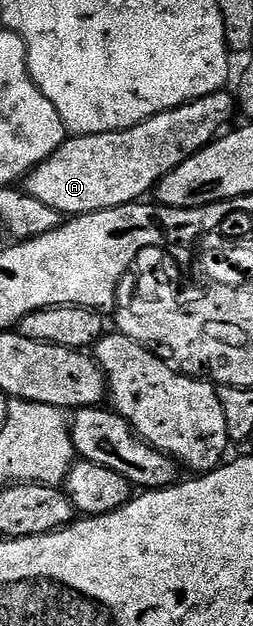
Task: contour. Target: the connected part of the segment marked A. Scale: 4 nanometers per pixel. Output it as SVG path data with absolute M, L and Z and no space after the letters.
M221 91L194 99L189 105L162 111L129 129L89 137L69 136L58 151L54 151L54 155L28 172L22 188L38 199L38 203L46 203L46 207L54 207L54 211L62 215L135 205L147 198L144 196L147 193L149 196L161 179L174 171L174 167L221 136L222 130L233 124L232 116L237 116L237 113L235 96L231 92Z

